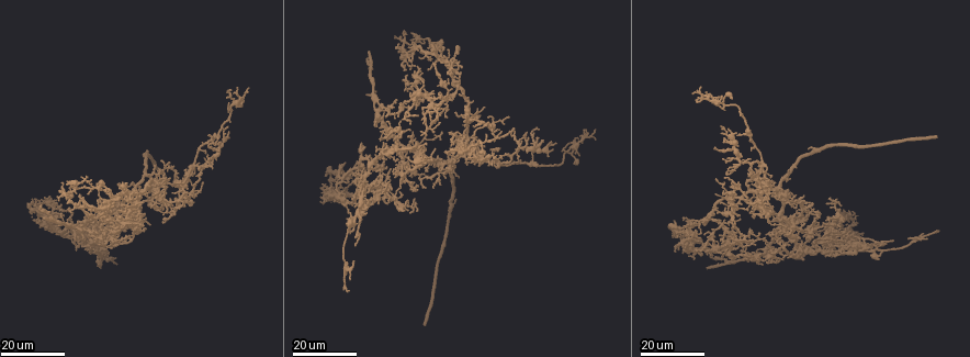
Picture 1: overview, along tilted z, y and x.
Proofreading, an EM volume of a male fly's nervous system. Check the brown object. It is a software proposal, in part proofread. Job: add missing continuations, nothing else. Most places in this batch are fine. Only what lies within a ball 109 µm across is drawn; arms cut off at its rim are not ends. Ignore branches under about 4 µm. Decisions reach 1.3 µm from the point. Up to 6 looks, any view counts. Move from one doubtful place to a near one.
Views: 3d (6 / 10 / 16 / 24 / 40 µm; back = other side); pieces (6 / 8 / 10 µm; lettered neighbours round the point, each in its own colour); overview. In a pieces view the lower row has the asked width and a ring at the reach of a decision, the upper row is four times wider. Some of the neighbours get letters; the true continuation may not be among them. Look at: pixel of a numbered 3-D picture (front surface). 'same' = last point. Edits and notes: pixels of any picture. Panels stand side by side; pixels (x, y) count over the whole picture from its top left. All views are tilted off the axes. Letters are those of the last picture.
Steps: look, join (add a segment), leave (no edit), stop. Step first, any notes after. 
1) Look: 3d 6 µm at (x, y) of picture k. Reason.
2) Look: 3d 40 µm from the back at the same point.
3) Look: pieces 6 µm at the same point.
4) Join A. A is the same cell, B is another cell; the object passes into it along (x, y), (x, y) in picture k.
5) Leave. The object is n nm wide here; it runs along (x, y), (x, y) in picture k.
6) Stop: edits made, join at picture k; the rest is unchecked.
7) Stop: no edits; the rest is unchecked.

Look: 3d 24 µm at (777, 229) of picture 1. Free end.

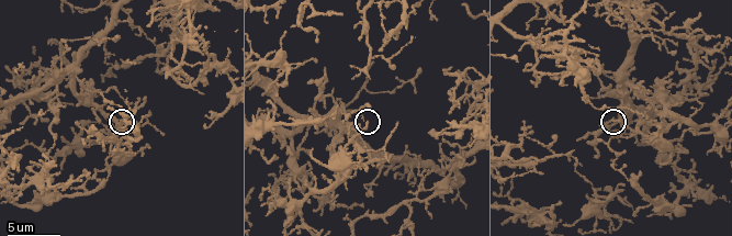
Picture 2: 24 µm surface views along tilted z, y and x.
Look: pieces 10 µm at (120, 122) of picture 2. What lies round it.

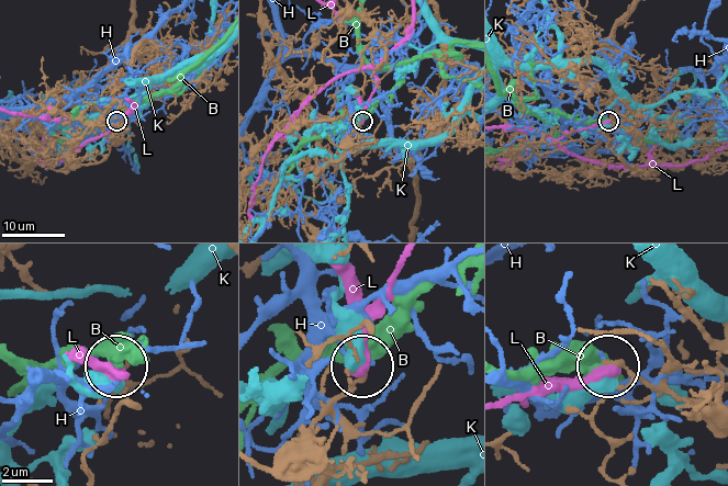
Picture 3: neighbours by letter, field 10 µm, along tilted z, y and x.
Leave. B, H, K and L are other cells; none of them fits.

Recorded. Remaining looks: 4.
Look: pieces 10 µm at (556, 135) of picture 2. An open end.

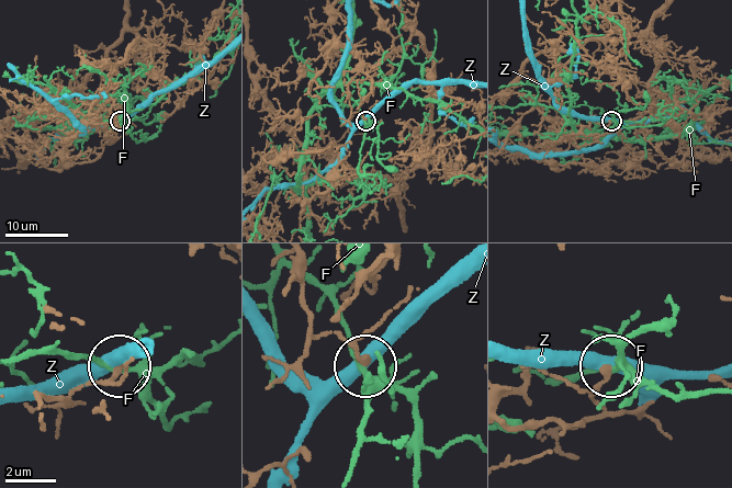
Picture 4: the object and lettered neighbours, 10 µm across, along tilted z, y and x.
Leave. F and Z are other cells; none of them fits.

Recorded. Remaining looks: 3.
Look: 3d 10 µm at (595, 157) of picture 2.

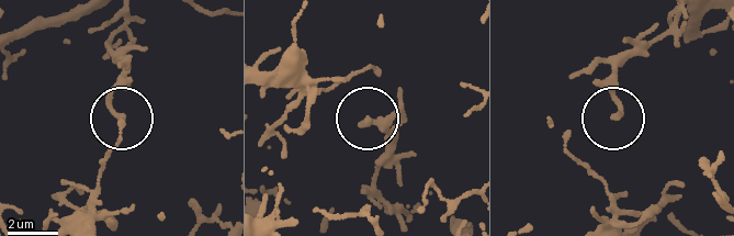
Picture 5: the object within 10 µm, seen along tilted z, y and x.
Look: pieces 8 µm at (365, 120) of picture 5.

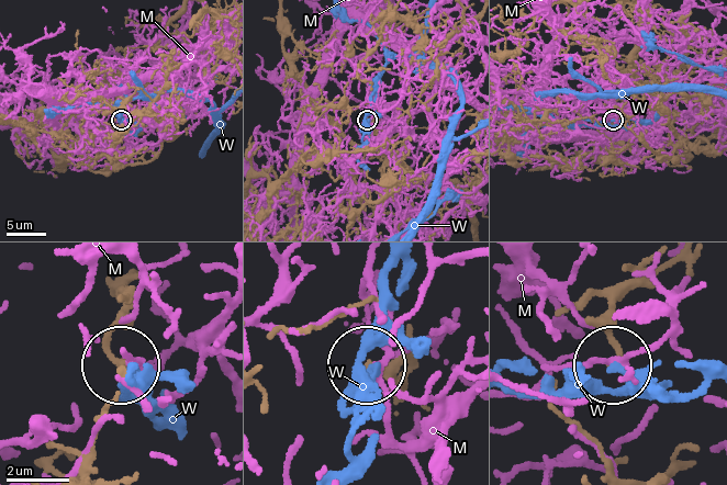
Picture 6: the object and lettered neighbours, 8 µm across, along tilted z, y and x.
Leave. M and W are other cells; none of them fits.

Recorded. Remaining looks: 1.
Stop: no edits; the rest is unchecked.

